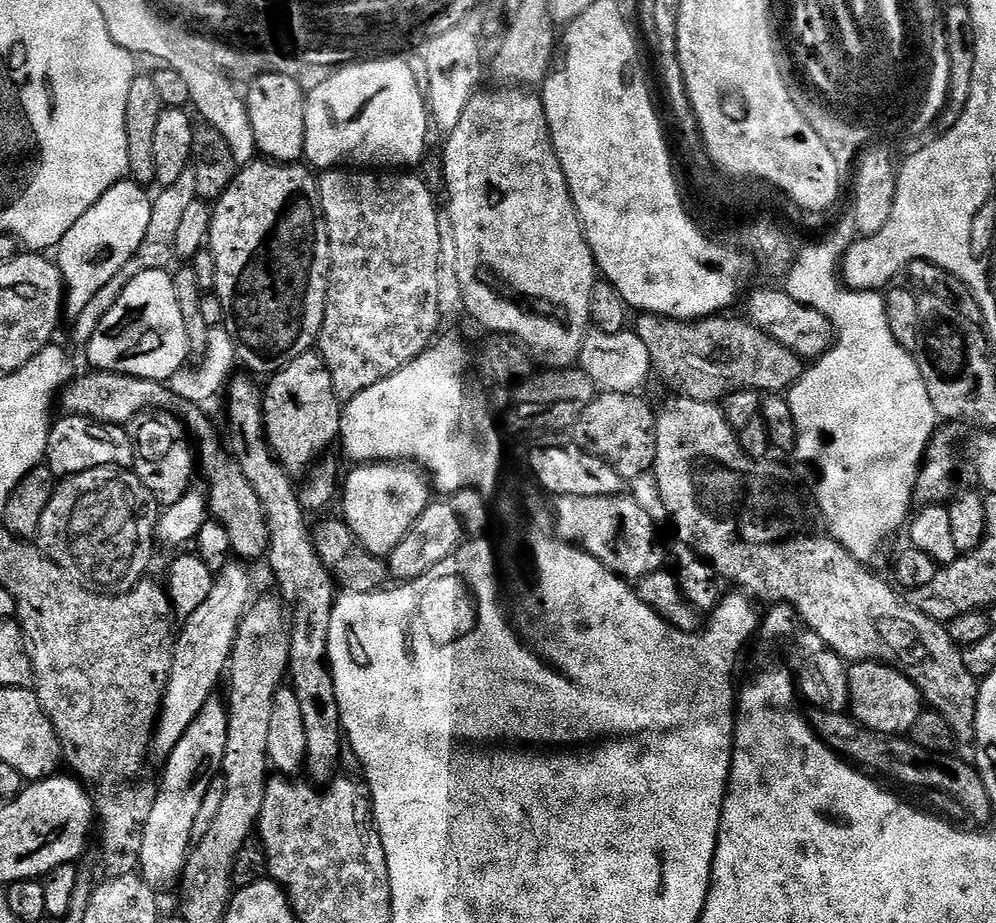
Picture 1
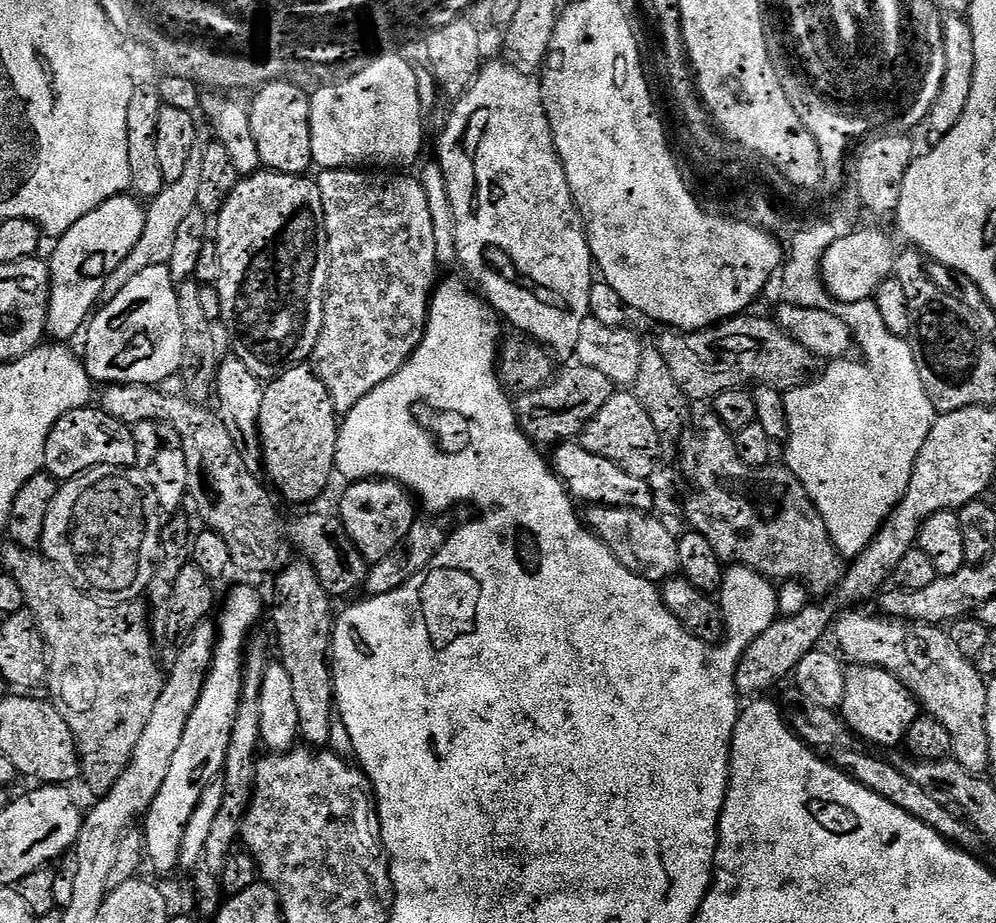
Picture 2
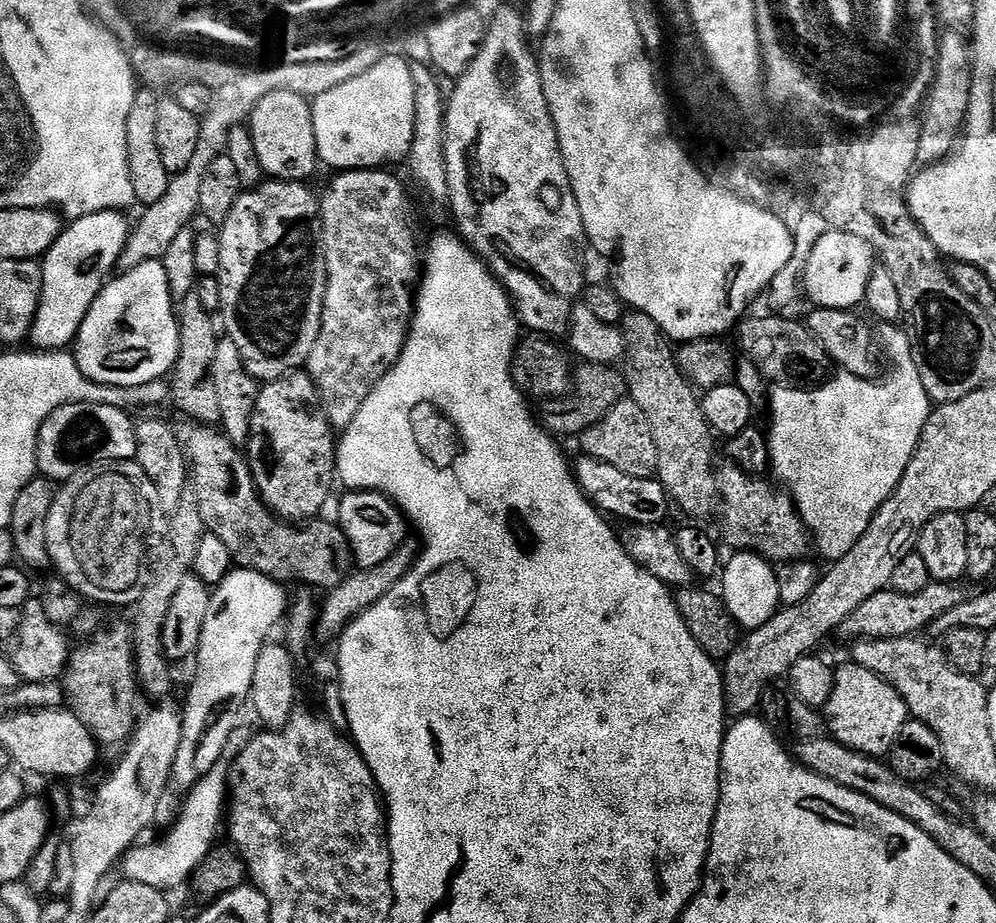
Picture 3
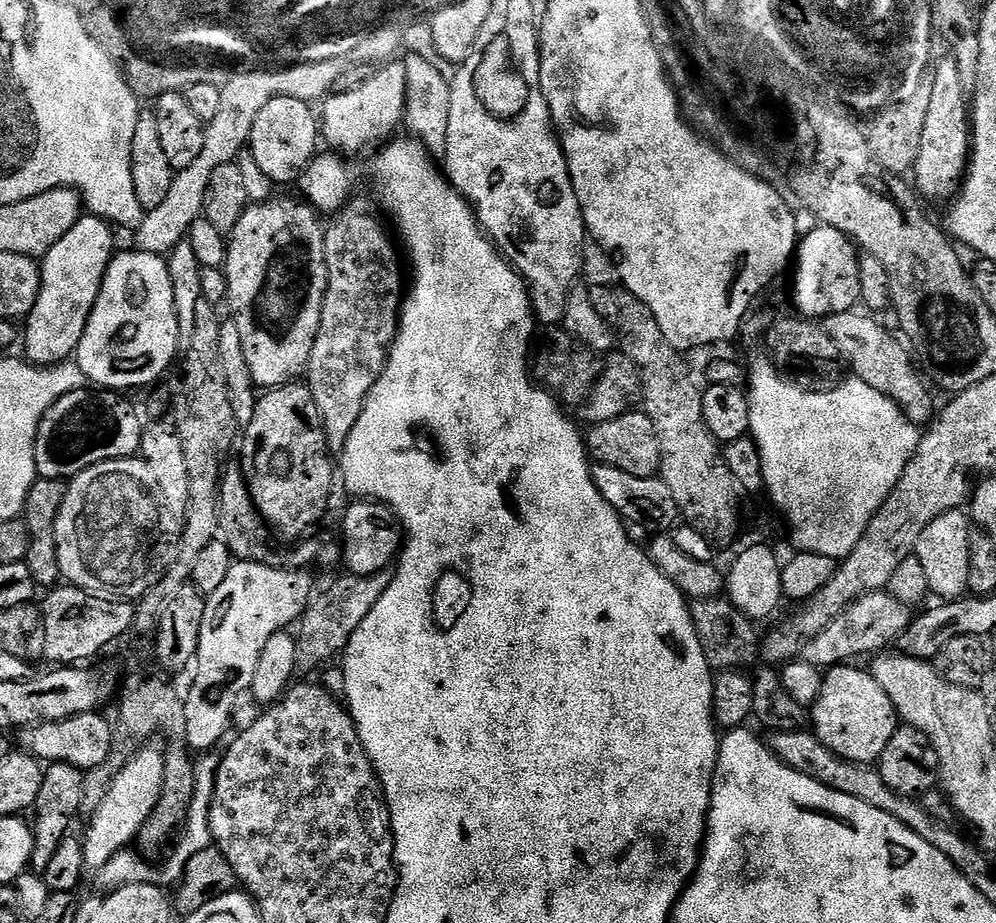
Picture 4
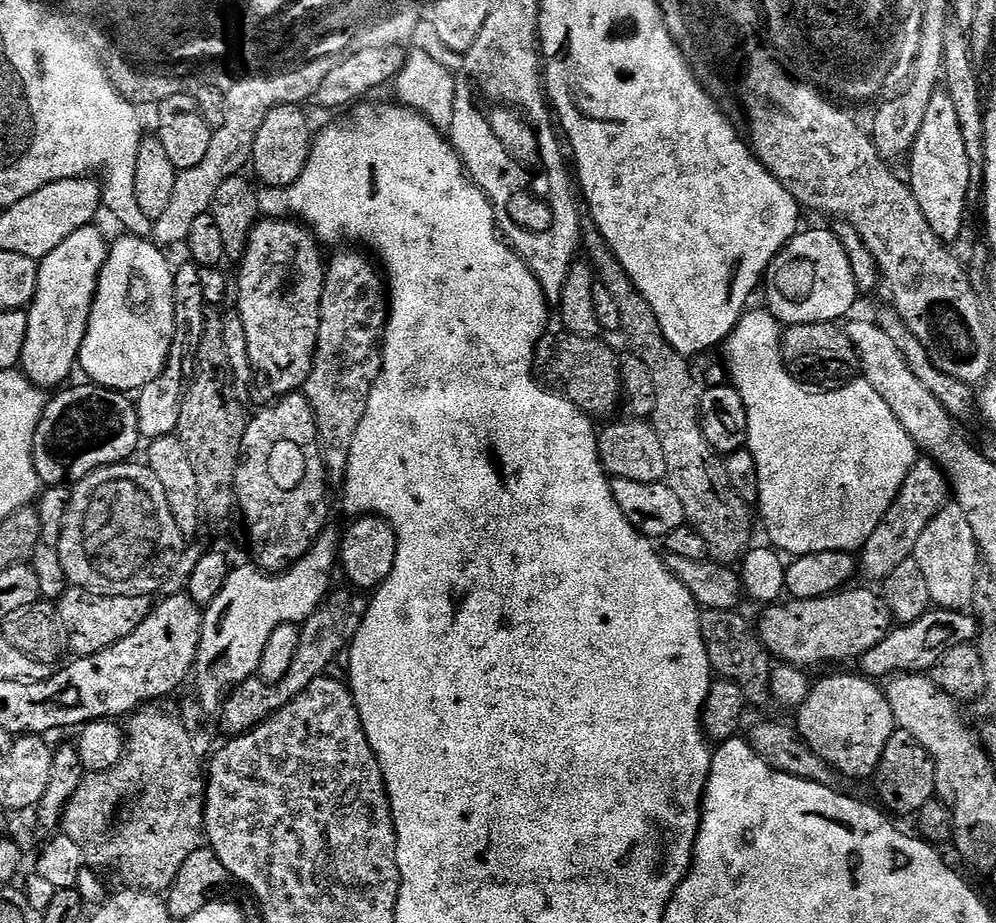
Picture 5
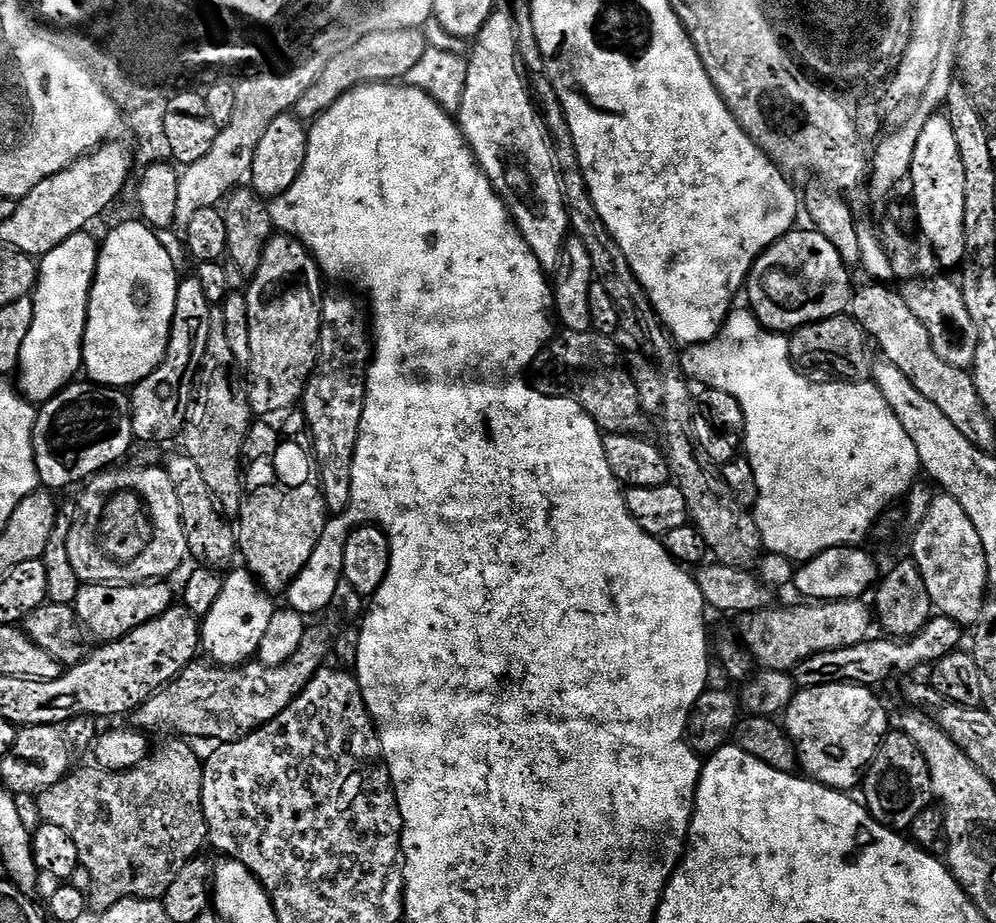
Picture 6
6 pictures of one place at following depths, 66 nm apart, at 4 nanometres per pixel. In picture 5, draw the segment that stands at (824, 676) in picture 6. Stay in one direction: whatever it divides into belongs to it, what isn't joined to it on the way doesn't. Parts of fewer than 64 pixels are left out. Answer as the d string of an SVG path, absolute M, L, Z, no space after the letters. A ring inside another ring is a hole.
M929 608L918 622L893 627L891 632L858 658L859 671L873 681L880 682L897 674L928 674L948 650L972 644L978 635L978 625L971 611L958 608Z

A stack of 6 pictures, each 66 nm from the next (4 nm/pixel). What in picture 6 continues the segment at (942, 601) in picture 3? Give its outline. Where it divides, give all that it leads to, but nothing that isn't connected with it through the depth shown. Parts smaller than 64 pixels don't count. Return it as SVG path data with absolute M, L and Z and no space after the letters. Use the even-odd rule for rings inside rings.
M863 599L859 600L825 600L823 602L796 602L793 608L763 608L757 612L745 612L739 617L738 639L747 648L753 661L761 669L769 668L779 672L791 673L806 658L814 654L822 654L826 650L842 650L846 646L860 644L869 639L868 632L874 628L874 612L871 607L864 605Z

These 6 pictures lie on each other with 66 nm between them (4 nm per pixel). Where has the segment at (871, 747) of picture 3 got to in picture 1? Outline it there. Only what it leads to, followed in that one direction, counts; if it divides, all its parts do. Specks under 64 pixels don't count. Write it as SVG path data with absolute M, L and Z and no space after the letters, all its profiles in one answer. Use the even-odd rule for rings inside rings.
M858 660L849 667L848 677L850 678L848 703L850 705L850 715L854 719L862 722L862 726L866 726L878 734L904 736L911 733L914 722L918 722L922 711L922 697L914 686L914 682L910 678L906 678L906 674L902 674L896 668L891 668L889 664L880 664L876 660Z

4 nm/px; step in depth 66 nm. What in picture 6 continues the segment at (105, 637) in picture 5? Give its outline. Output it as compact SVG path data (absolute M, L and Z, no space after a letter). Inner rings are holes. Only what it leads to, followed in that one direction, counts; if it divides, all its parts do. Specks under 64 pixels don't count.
M152 578L143 584L86 584L81 583L74 609L77 621L85 633L88 632L96 639L96 642L111 642L120 640L130 630L150 622L154 618L161 616L167 608L173 607L172 588L168 582L161 582L159 579Z

